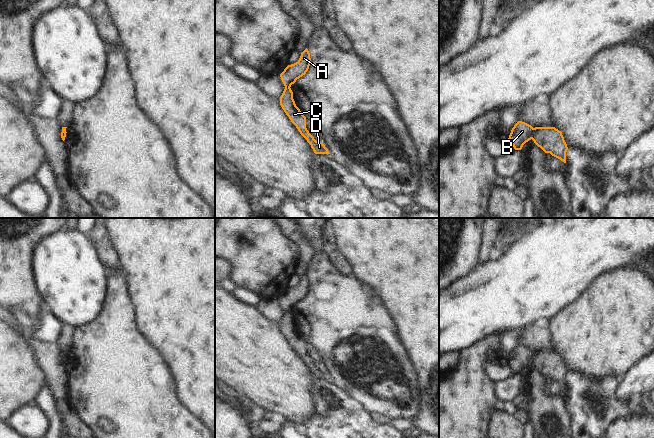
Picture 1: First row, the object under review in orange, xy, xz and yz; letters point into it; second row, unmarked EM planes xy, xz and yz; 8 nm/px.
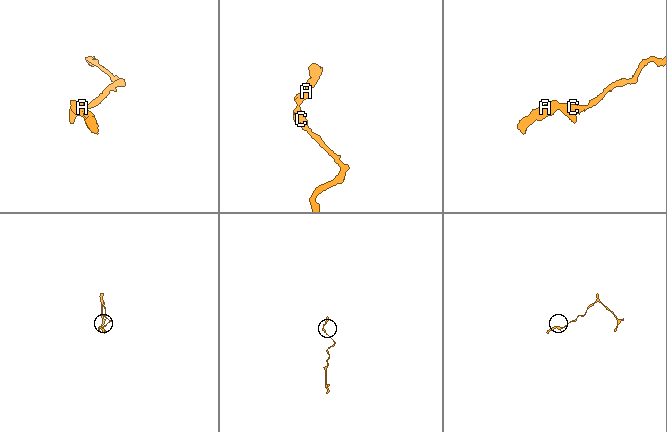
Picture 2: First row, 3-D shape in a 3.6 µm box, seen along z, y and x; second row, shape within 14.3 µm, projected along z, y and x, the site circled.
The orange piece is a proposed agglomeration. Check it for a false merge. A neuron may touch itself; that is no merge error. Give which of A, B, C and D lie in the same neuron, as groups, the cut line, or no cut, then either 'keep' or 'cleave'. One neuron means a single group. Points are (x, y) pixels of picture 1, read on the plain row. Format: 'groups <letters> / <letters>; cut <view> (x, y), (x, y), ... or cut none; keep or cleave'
groups A B / C D; cut yz (534, 352), (531, 362); cleave

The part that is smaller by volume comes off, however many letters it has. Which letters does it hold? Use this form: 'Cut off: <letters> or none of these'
Cut off: A, B

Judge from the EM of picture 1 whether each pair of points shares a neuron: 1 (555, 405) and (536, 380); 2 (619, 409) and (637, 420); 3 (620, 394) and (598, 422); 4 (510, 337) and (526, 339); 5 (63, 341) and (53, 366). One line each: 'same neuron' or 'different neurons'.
1: same neuron
2: different neurons
3: different neurons
4: different neurons
5: different neurons

